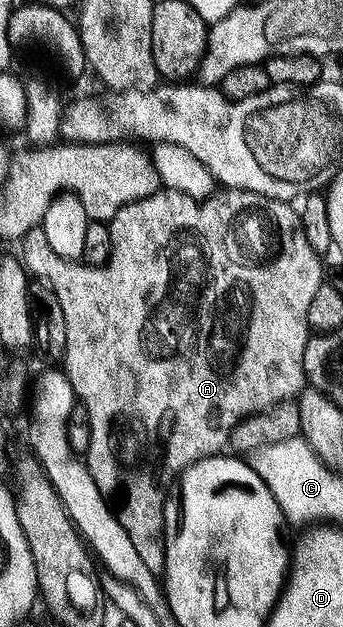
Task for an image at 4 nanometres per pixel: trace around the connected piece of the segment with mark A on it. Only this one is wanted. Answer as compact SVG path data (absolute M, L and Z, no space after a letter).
M169 187L159 188L157 193L148 195L144 199L136 199L132 203L128 203L124 207L120 207L120 211L116 211L114 218L110 220L110 258L105 265L87 265L79 263L78 261L66 261L60 255L56 255L56 251L52 251L52 247L48 247L48 239L44 239L44 231L37 227L30 229L20 239L22 245L22 253L20 252L20 260L26 267L27 274L35 281L42 281L52 291L55 292L56 297L60 301L61 310L64 311L65 330L67 331L67 346L60 358L60 364L66 368L66 377L70 380L70 389L78 396L80 404L86 408L86 421L90 424L90 442L86 445L86 455L84 453L84 462L88 471L91 472L92 479L96 481L96 486L99 487L103 496L109 502L113 509L115 518L120 521L121 527L127 531L128 536L141 558L141 562L145 564L147 569L154 574L161 574L166 568L166 515L165 507L168 500L166 494L166 485L175 484L176 478L188 468L189 465L194 465L198 461L202 461L205 457L217 457L223 452L222 449L231 440L235 427L245 419L251 417L254 413L263 413L266 409L271 409L273 405L279 405L281 401L288 401L297 398L298 394L302 392L304 386L307 384L308 378L304 371L304 347L306 340L312 335L310 324L308 323L308 307L312 304L312 298L316 295L316 287L320 287L324 283L324 269L322 273L323 258L312 247L312 243L308 243L308 239L304 235L304 227L302 226L302 218L297 208L293 209L293 204L290 201L277 201L271 197L265 197L259 193L253 193L247 189L228 189L223 188L221 191L215 191L209 197L204 197L199 200L197 197L181 193Z

